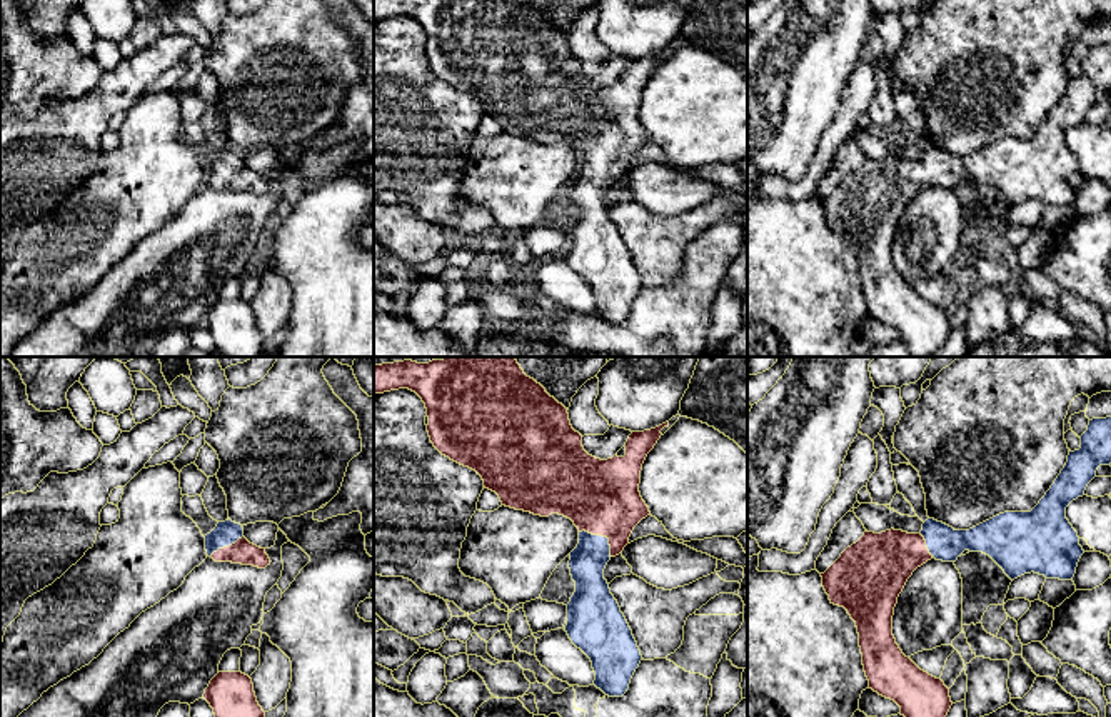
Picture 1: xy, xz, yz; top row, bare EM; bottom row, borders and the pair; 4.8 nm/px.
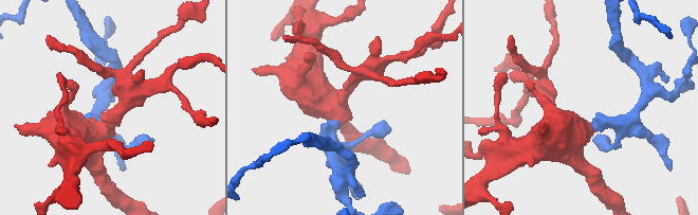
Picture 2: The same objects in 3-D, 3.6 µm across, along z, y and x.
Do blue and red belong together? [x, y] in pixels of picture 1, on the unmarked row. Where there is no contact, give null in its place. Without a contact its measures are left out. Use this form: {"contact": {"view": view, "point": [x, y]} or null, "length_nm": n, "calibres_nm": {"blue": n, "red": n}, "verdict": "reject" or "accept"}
{"contact": {"view": "xz", "point": [601, 162]}, "length_nm": 200, "calibres_nm": {"blue": 180, "red": 360}, "verdict": "accept"}

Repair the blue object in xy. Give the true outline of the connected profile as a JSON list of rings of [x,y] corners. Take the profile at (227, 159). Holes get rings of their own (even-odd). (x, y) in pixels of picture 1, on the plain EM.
[[[230,145],[219,148],[217,153],[205,162],[205,177],[207,183],[212,183],[215,188],[254,192],[259,195],[270,192],[265,175],[250,170],[244,163],[244,153]]]

